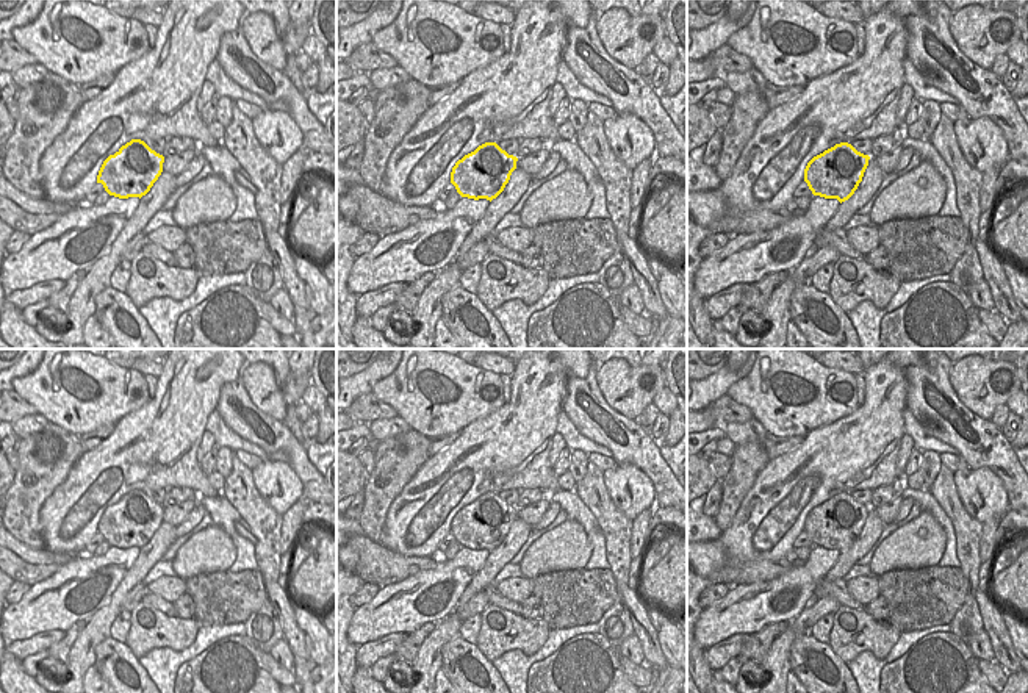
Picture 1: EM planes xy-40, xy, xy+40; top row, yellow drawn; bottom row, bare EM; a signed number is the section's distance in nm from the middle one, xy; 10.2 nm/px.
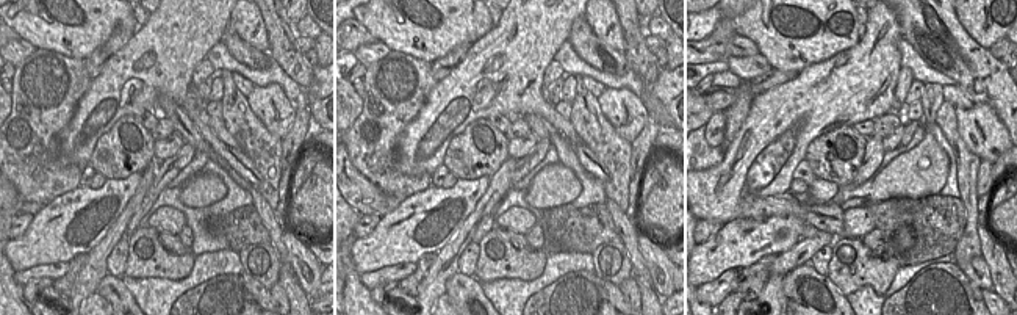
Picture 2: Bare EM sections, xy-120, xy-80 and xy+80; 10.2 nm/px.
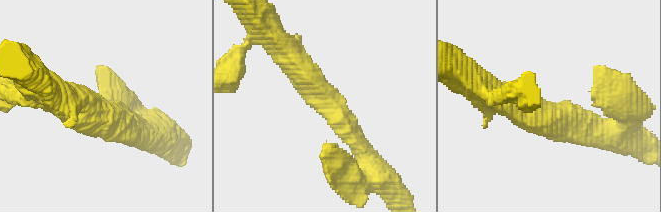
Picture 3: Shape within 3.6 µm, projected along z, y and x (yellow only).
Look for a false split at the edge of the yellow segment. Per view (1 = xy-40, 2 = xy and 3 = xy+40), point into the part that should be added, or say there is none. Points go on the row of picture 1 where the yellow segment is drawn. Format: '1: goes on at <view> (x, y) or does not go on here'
1: does not go on here
2: does not go on here
3: does not go on here

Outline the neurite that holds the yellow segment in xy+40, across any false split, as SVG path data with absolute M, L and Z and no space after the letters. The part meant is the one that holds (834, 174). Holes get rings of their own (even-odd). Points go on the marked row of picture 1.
M848 142L836 144L807 163L804 181L814 196L837 199L842 203L857 189L868 160L868 155Z

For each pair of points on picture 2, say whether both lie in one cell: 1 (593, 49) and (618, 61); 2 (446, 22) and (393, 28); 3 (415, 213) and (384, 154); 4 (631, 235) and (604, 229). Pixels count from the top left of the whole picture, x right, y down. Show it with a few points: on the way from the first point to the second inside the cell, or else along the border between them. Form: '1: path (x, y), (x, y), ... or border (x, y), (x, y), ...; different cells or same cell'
1: path (598, 43), (612, 55); same cell
2: path (434, 30), (406, 28); same cell
3: border (429, 185), (402, 201); different cells
4: border (604, 204), (620, 237); different cells

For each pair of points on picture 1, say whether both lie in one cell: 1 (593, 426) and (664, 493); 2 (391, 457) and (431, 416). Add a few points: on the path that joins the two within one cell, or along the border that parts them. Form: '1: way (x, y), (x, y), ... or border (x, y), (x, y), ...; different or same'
1: way (614, 441), (621, 446), (631, 446), (657, 473); same
2: border (412, 427), (427, 438); different

